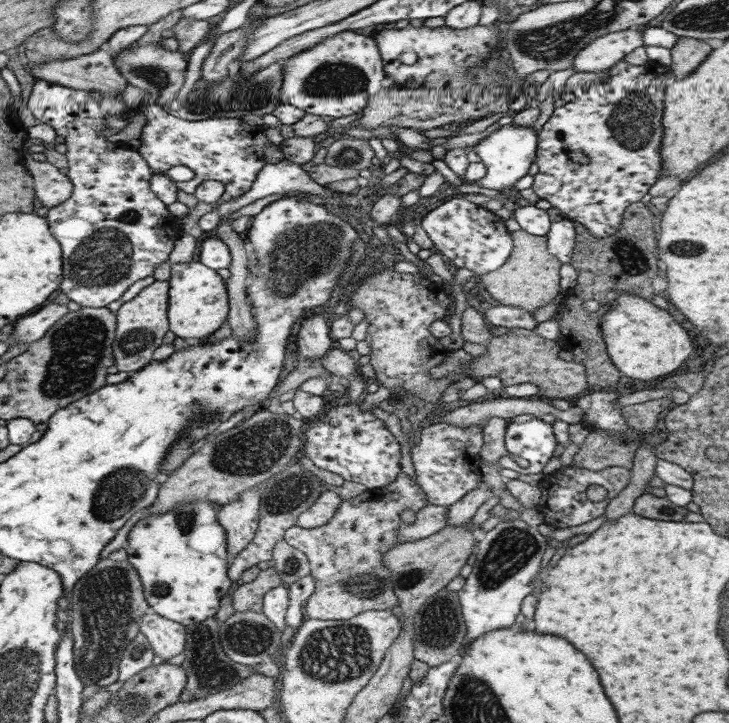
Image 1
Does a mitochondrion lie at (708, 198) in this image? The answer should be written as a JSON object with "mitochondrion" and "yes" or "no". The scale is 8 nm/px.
{"mitochondrion":"no"}

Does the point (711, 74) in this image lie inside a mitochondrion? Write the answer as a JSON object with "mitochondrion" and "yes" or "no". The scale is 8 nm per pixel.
{"mitochondrion":"no"}

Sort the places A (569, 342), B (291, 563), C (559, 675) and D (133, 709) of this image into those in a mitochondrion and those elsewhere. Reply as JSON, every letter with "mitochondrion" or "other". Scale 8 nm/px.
{"A":"other","B":"mitochondrion","C":"other","D":"mitochondrion"}

